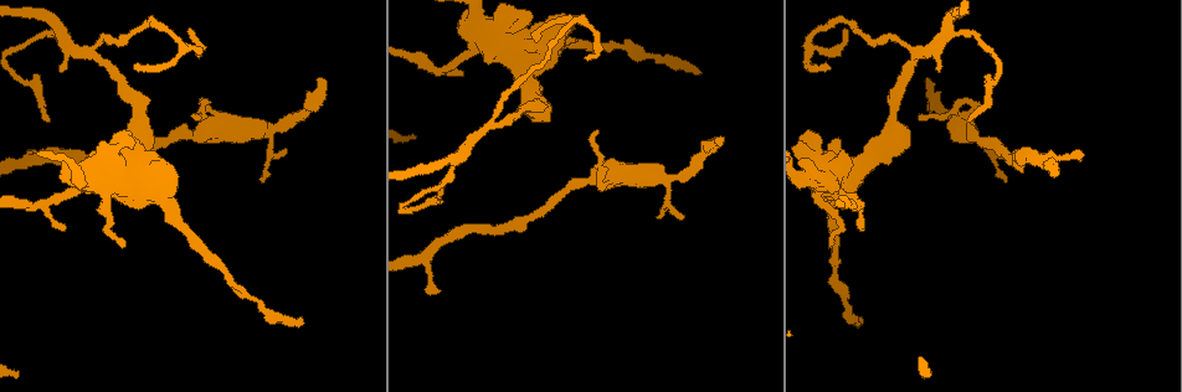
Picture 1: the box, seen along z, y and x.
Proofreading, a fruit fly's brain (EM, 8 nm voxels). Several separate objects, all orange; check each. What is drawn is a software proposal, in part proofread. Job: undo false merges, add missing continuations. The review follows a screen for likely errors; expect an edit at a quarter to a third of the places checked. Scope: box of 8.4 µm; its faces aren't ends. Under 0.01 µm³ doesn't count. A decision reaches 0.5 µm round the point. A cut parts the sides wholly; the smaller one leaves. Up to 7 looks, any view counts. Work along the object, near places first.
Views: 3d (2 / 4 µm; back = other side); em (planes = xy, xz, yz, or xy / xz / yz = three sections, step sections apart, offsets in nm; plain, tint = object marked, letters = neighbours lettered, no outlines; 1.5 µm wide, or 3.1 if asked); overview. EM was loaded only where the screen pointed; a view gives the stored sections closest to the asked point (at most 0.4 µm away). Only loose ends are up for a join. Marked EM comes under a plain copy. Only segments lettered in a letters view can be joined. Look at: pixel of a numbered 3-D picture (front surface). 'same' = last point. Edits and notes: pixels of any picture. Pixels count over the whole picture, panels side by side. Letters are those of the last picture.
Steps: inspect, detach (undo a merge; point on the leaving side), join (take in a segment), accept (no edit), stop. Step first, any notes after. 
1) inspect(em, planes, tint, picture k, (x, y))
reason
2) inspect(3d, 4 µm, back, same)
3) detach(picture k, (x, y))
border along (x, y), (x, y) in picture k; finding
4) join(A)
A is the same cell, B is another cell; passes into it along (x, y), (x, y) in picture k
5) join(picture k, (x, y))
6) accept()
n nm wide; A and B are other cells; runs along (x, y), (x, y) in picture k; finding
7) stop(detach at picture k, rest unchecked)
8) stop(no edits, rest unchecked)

inspect(3d, 4 µm, picture 1, (60, 36))
a fork

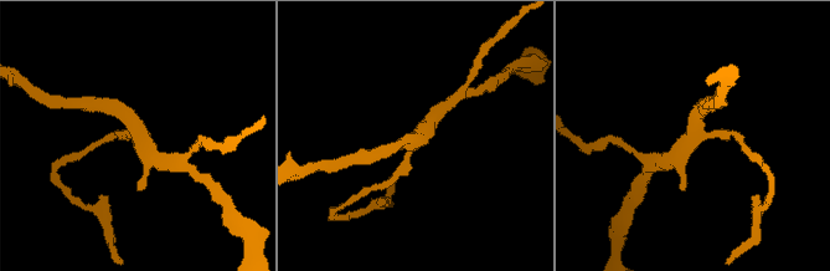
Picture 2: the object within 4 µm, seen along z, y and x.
inspect(em, planes, tint, picture 2, (693, 135))

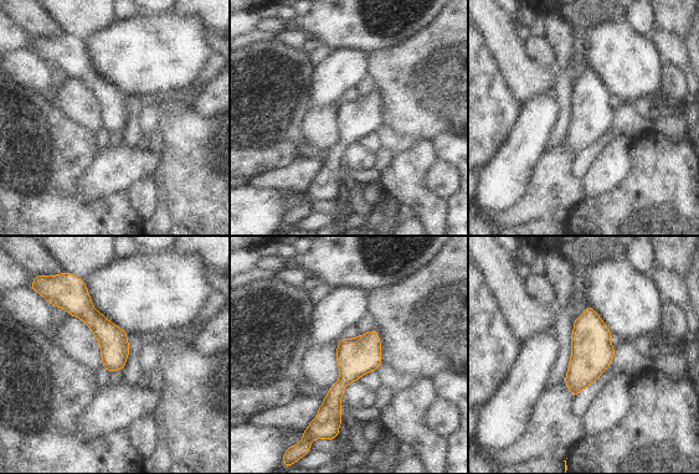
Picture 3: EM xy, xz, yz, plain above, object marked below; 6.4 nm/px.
inspect(em, planes, letters, same)
what lies round it

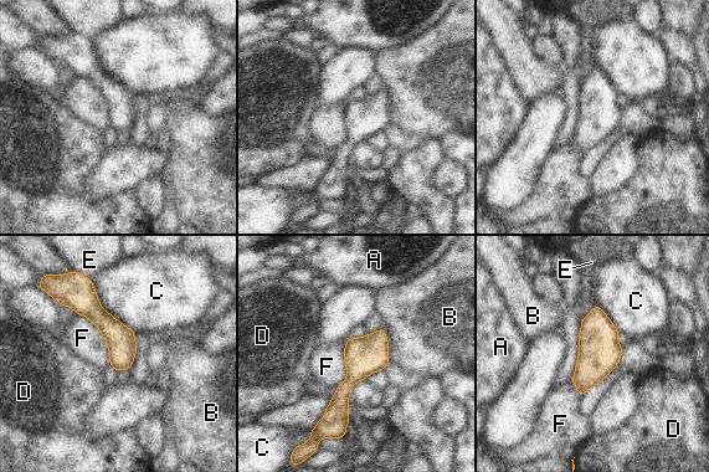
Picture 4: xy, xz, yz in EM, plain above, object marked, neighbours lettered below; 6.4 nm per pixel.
accept()
A, B, C, D, E and F are other cells; border along (76, 313), (98, 329), (111, 364) in picture 4; one cell here

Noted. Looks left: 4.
inspect(3d, 4 µm, picture 1, (72, 187))
two arms at a narrow angle

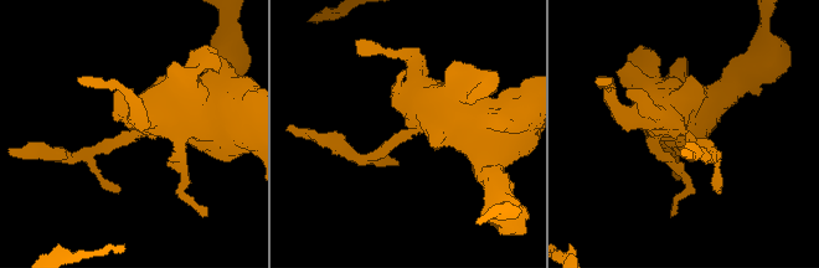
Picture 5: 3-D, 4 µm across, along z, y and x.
inspect(em, xy, step 4, tint, picture 5, (412, 127))

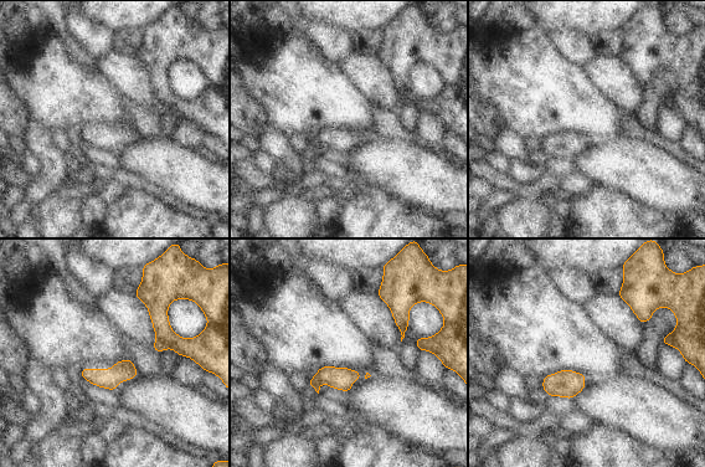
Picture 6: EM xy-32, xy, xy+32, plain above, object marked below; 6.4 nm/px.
inspect(em, planes, letters, same)
cut it another way

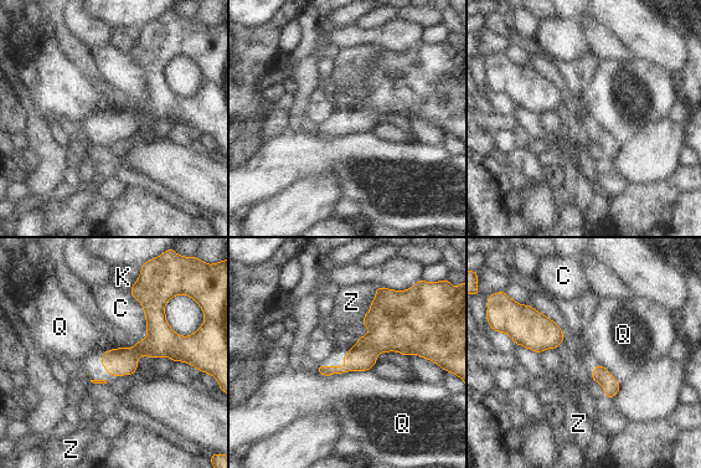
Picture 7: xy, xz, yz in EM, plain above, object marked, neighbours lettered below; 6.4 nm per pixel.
accept()
C, K, Q and Z are other cells; border along (315, 369), (323, 375), (352, 371) in picture 7; continuous, no second cell

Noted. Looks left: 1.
stop(no edits, rest unchecked)

